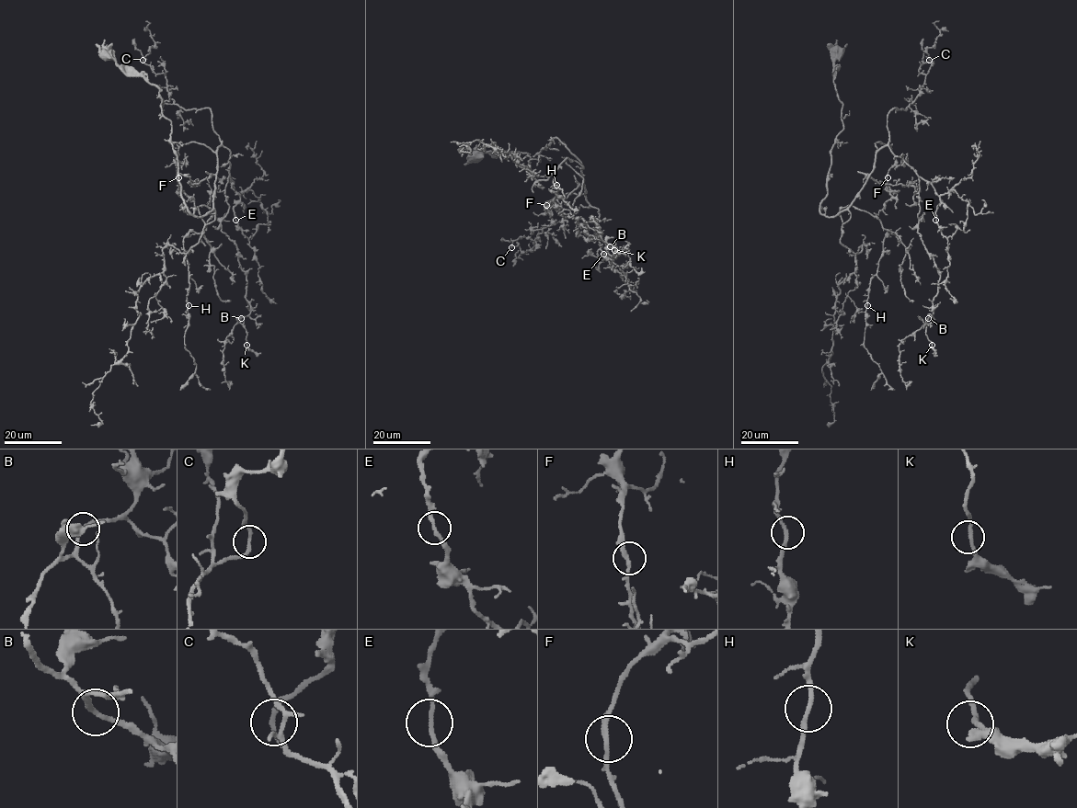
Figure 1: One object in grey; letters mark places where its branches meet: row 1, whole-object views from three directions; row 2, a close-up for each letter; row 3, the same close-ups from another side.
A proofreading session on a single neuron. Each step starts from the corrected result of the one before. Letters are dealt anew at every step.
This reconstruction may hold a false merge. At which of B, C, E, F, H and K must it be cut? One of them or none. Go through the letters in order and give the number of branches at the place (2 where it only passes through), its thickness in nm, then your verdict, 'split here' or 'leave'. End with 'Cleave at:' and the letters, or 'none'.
B: 2 | 200 nm | leave
C: 2 | 200 nm | leave
E: 2 | 200 nm | leave
F: 2 | 240 nm | leave
H: 2 | 190 nm | leave
K: 2 | 200 nm | leave
Cleave at: none

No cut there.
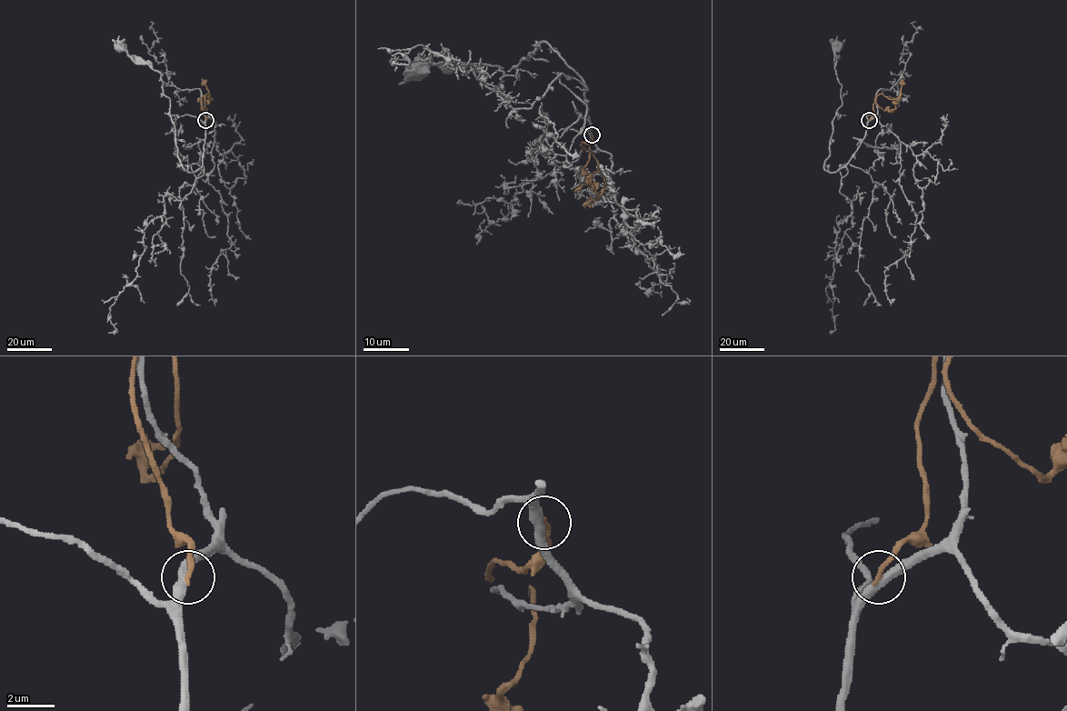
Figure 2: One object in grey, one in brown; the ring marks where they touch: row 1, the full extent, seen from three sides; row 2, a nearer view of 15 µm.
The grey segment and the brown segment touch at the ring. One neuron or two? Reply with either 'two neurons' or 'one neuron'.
two neurons

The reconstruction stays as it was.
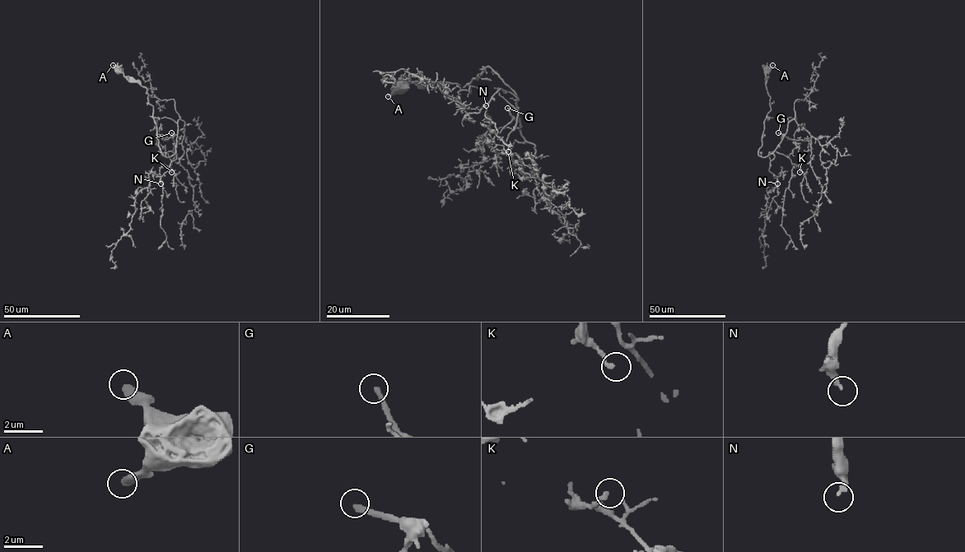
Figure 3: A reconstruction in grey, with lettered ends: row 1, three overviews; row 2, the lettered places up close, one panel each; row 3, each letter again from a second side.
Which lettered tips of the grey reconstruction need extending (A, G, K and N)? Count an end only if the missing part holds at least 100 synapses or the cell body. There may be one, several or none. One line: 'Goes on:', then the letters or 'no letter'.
Goes on: G

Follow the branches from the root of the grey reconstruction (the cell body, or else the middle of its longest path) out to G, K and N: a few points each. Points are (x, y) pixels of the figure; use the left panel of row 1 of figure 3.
G: (120, 69), (128, 81), (137, 81), (146, 90), (158, 147), (166, 157), (175, 153), (177, 135), (171, 132)
K: (120, 69), (146, 90), (158, 147), (166, 157), (176, 154), (171, 160), (167, 152), (176, 153), (171, 172)
N: (120, 69), (128, 81), (137, 81), (146, 90), (161, 153), (166, 157), (176, 154), (160, 177), (160, 183)

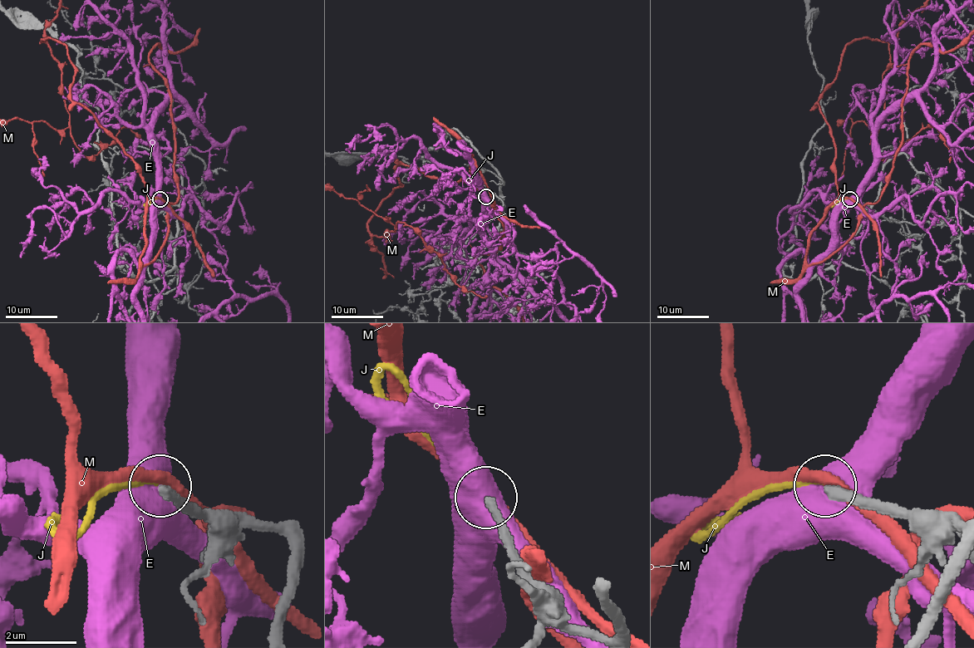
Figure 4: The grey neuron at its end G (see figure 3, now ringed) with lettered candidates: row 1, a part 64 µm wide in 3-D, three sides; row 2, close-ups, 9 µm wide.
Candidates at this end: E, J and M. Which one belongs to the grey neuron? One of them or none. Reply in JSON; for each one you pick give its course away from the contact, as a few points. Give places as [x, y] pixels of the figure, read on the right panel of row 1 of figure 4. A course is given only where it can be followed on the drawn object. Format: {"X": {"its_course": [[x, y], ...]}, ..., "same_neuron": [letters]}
{"same_neuron": []}

